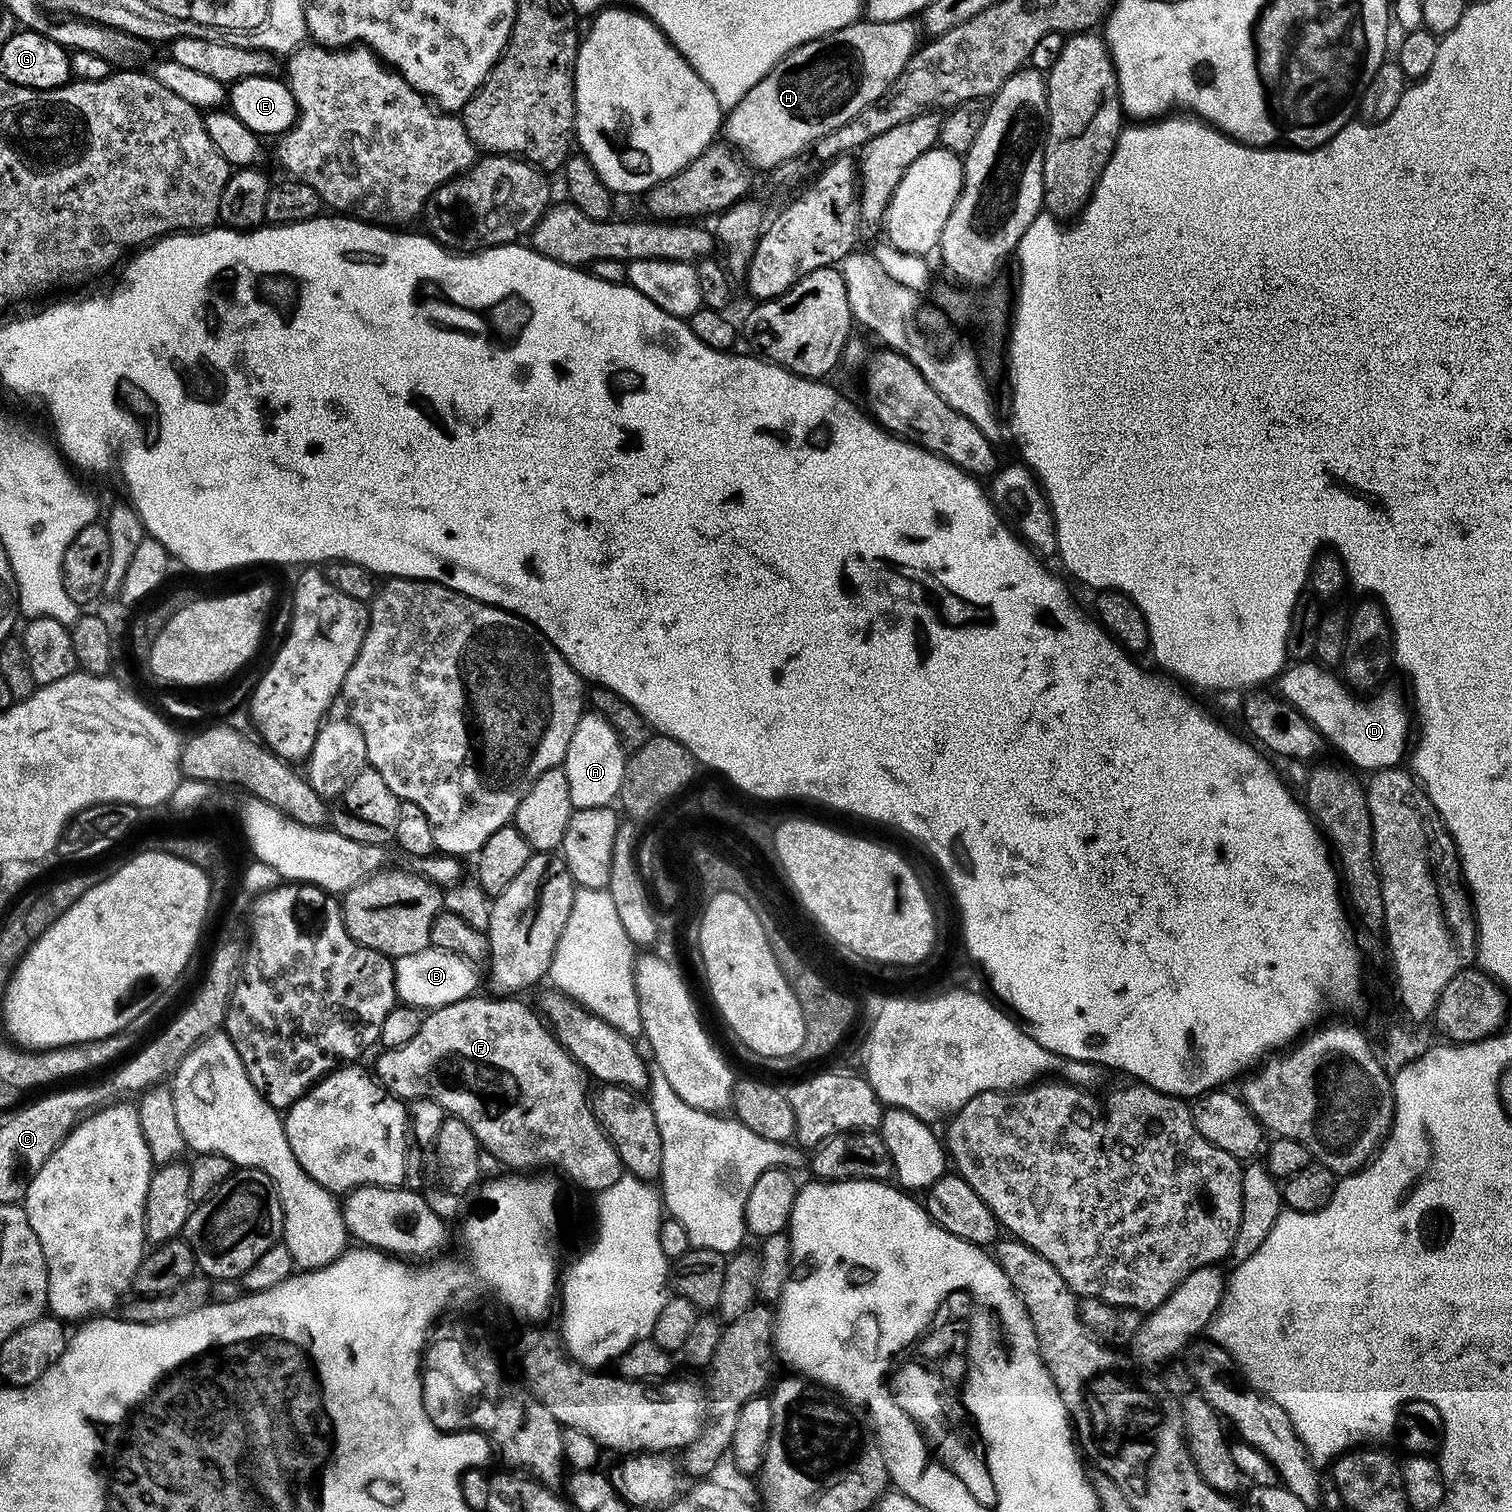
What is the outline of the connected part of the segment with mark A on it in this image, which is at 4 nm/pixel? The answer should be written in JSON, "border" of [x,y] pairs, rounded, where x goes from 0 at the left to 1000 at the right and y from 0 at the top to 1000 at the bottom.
{"border":[[[396,472],[384,474],[382,480],[380,480],[380,485],[375,495],[373,495],[372,506],[374,517],[377,520],[379,535],[403,534],[410,526],[413,503],[414,495],[411,493],[403,478],[401,478]]]}

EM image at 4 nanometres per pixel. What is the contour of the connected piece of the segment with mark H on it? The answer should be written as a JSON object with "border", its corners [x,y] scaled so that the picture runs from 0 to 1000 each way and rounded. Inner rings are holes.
{"border":[[[569,12],[565,16],[533,28],[521,34],[503,54],[496,57],[488,70],[481,72],[478,79],[478,92],[500,112],[510,112],[517,107],[527,105],[532,102],[529,101],[534,98],[535,100],[544,90],[549,89],[549,86],[554,86],[554,83],[562,81],[562,78],[567,77],[573,69],[583,65],[591,52],[597,49],[609,26],[610,19],[605,13],[578,15]]]}

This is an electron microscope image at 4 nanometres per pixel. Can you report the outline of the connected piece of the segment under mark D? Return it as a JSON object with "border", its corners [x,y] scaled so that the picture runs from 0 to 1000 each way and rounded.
{"border":[[[872,438],[853,438],[845,448],[846,460],[858,471],[860,471],[876,490],[879,489],[885,497],[889,497],[892,503],[891,505],[895,509],[903,508],[903,511],[907,512],[914,508],[924,507],[933,495],[933,468],[930,463],[929,466],[928,462],[919,454],[913,454],[904,462],[900,462],[882,445]]]}

